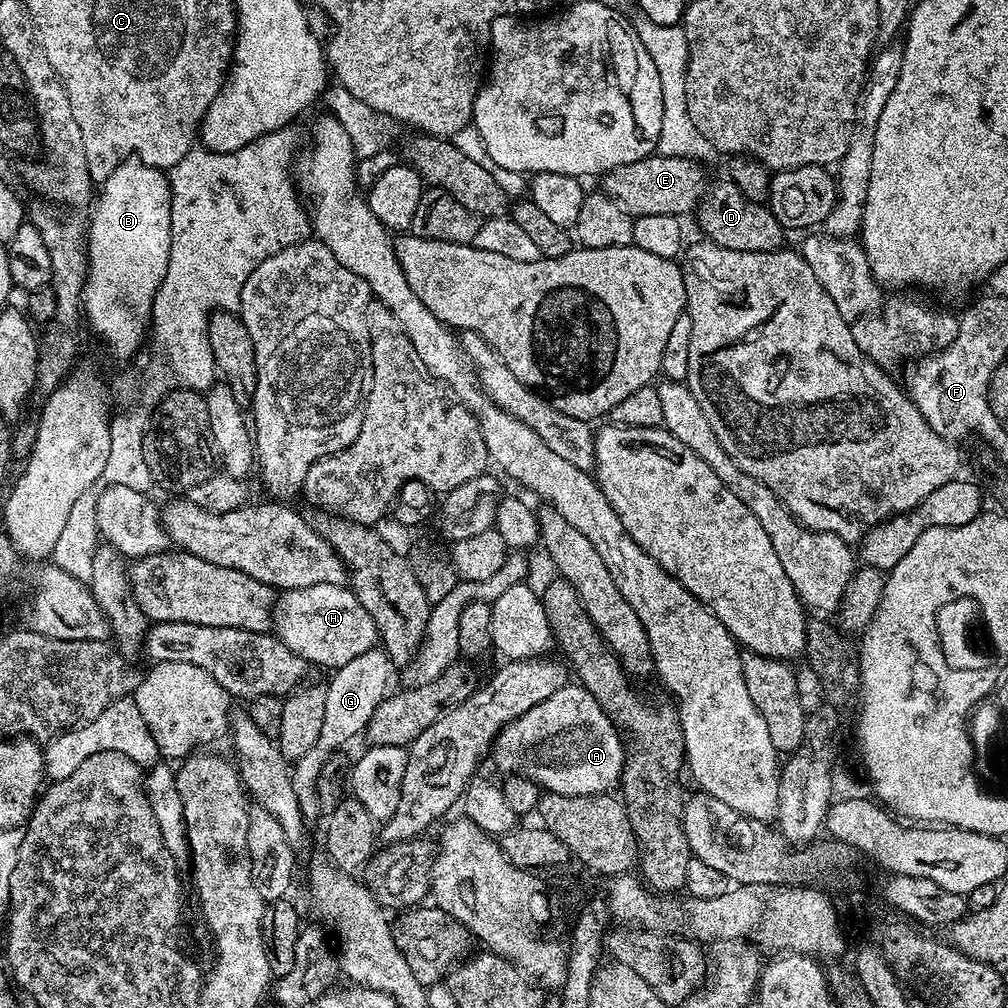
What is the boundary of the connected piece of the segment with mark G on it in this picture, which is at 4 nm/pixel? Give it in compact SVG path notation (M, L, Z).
M375 648L352 658L350 662L337 669L331 676L331 682L327 683L325 717L322 720L321 733L318 742L311 747L308 755L300 756L291 767L292 789L298 800L301 816L307 823L321 819L318 805L318 776L329 758L336 751L341 751L354 736L360 735L367 729L374 710L379 706L376 701L376 692L387 695L389 685L388 678L392 671L392 663L383 649Z

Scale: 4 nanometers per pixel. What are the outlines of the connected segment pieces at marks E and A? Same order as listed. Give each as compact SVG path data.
M653 154L644 156L638 162L618 166L605 172L602 177L602 191L612 200L617 200L632 217L672 215L679 218L695 213L697 204L704 196L704 172L699 163L686 158Z
M569 682L564 685L562 690L558 690L551 694L550 698L546 698L544 702L539 702L533 709L526 711L517 720L512 720L509 724L501 728L499 735L495 739L494 751L496 750L496 764L504 771L504 774L511 774L513 776L525 776L527 780L532 780L545 793L553 792L554 794L562 794L563 796L598 796L601 794L608 794L613 791L612 787L621 783L624 770L626 767L626 744L622 739L621 729L616 727L608 714L602 710L602 706L598 706L598 702L594 698L594 694L590 694L579 683Z

